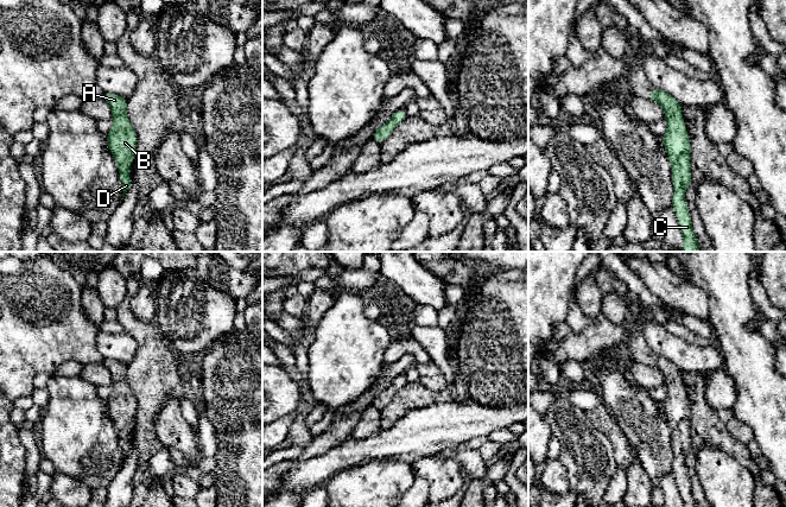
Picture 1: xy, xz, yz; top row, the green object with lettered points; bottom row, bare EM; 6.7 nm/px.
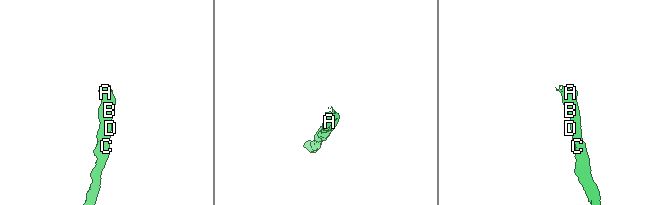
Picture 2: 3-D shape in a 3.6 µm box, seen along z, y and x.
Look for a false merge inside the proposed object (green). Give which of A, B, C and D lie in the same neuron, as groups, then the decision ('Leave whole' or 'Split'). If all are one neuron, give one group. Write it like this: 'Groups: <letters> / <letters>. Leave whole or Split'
Groups: A B C D. Leave whole

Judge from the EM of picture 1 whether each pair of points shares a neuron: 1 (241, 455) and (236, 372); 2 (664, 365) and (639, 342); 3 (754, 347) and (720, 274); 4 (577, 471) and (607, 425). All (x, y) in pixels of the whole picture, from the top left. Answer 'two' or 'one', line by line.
1: one
2: one
3: one
4: two

